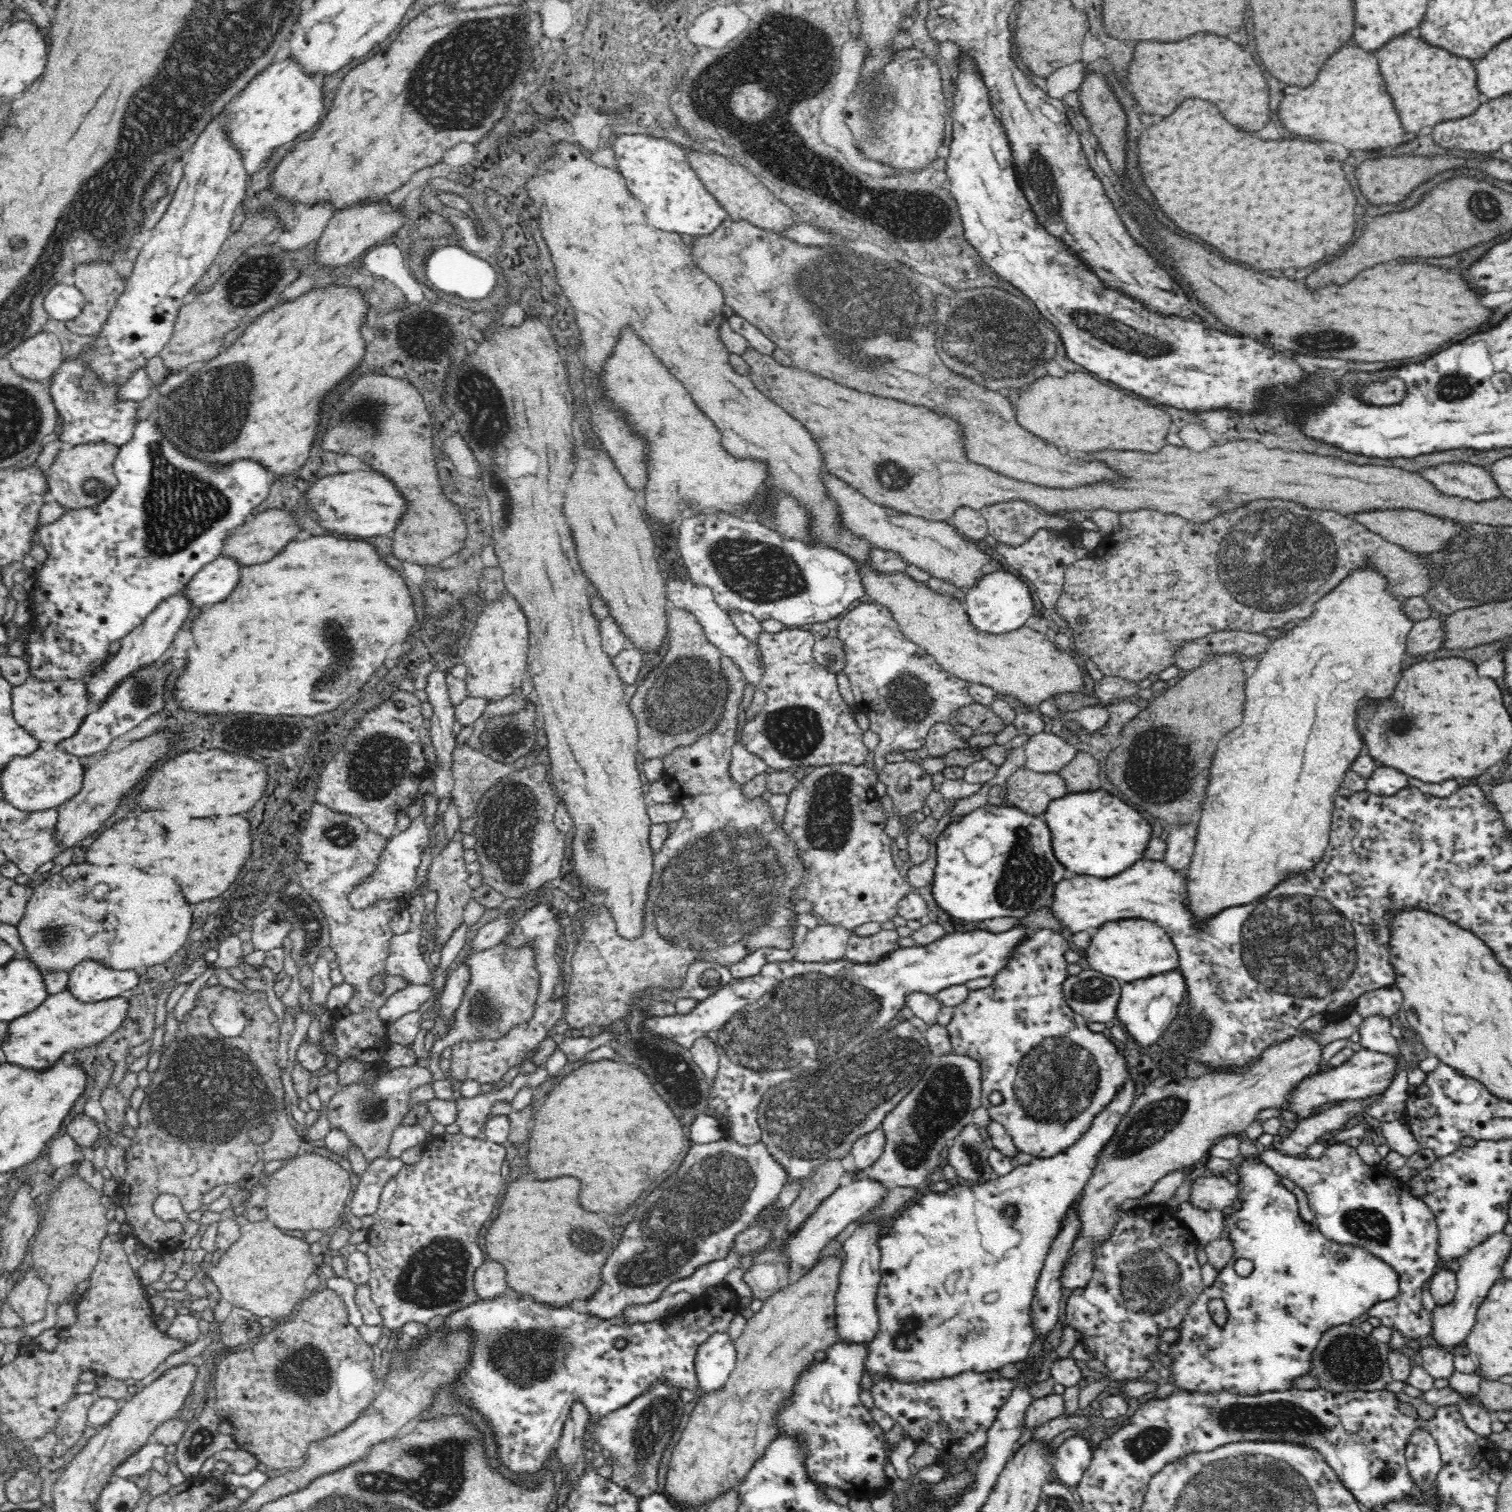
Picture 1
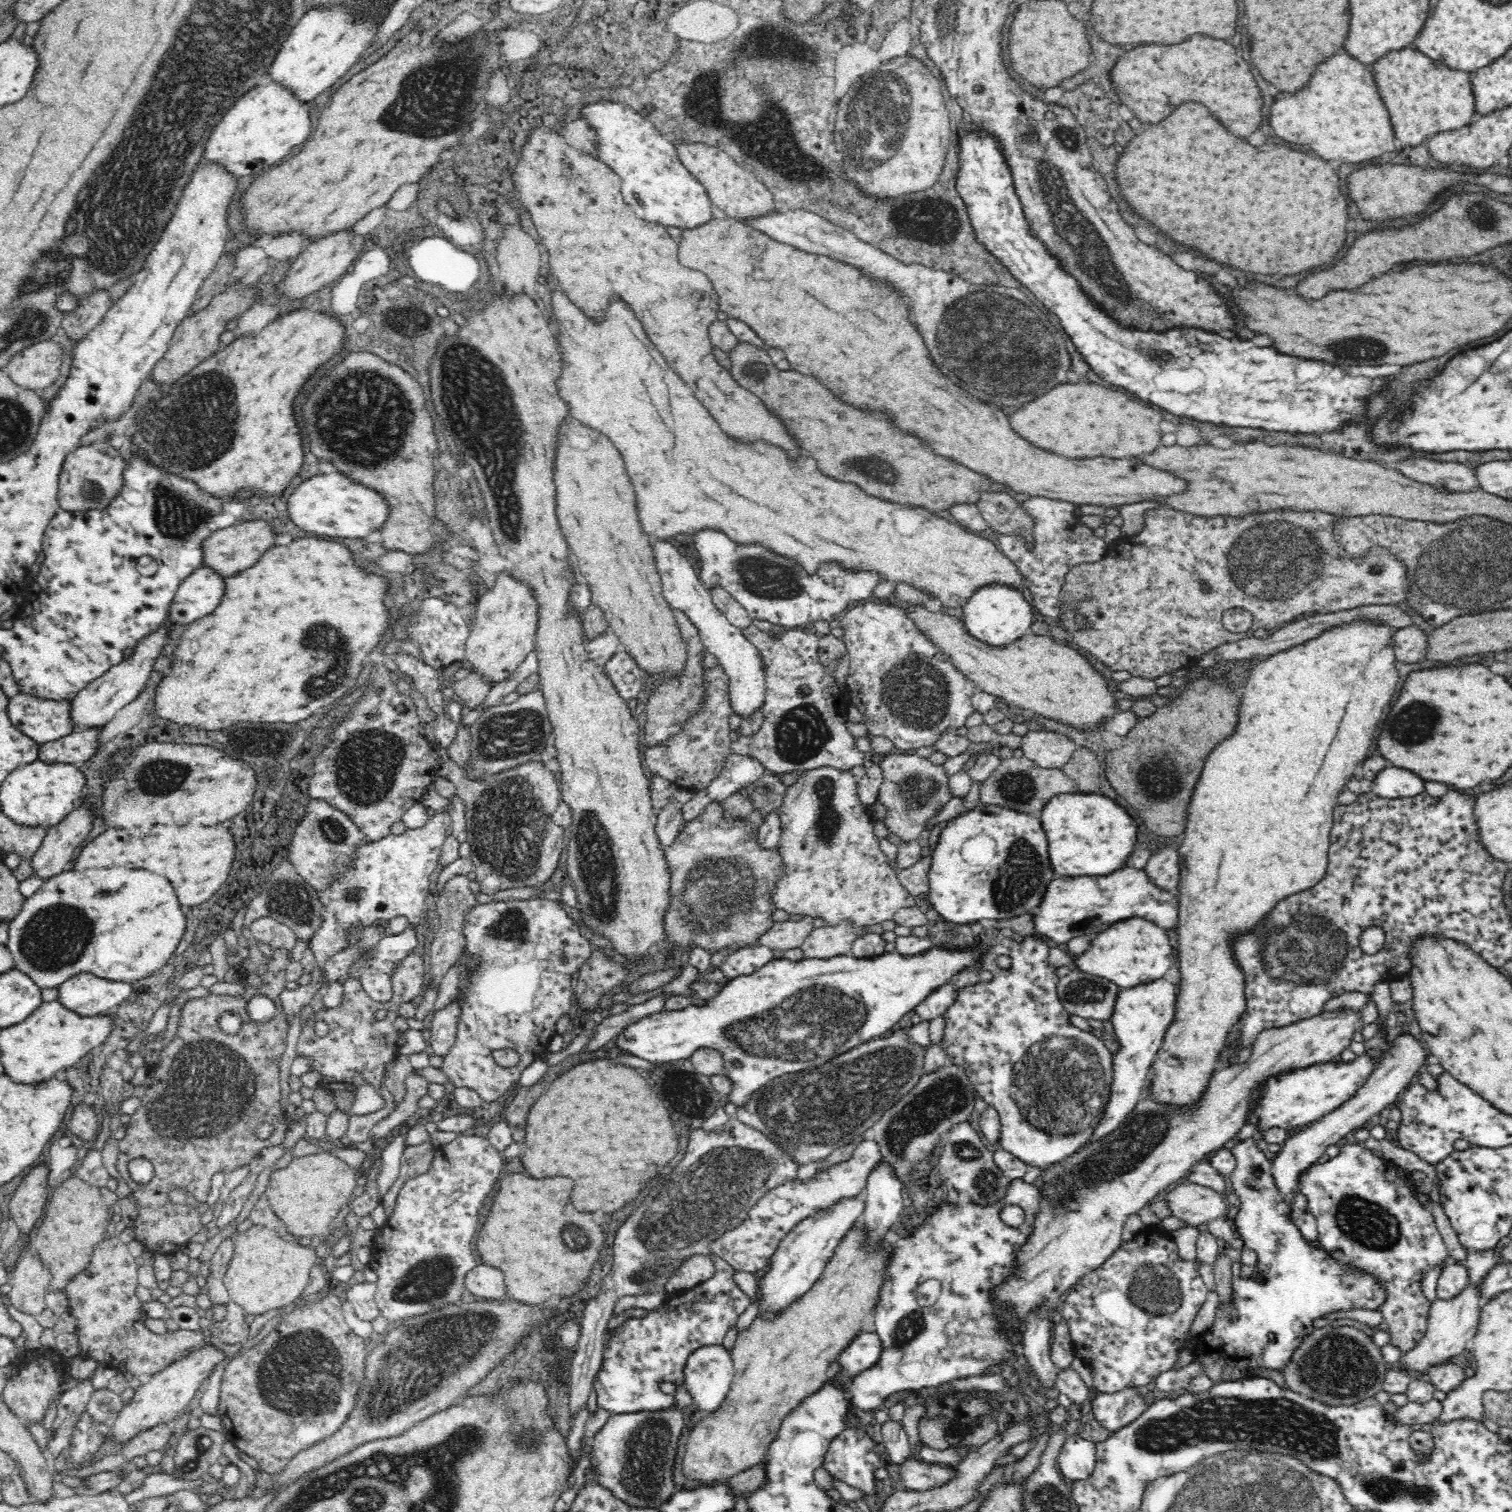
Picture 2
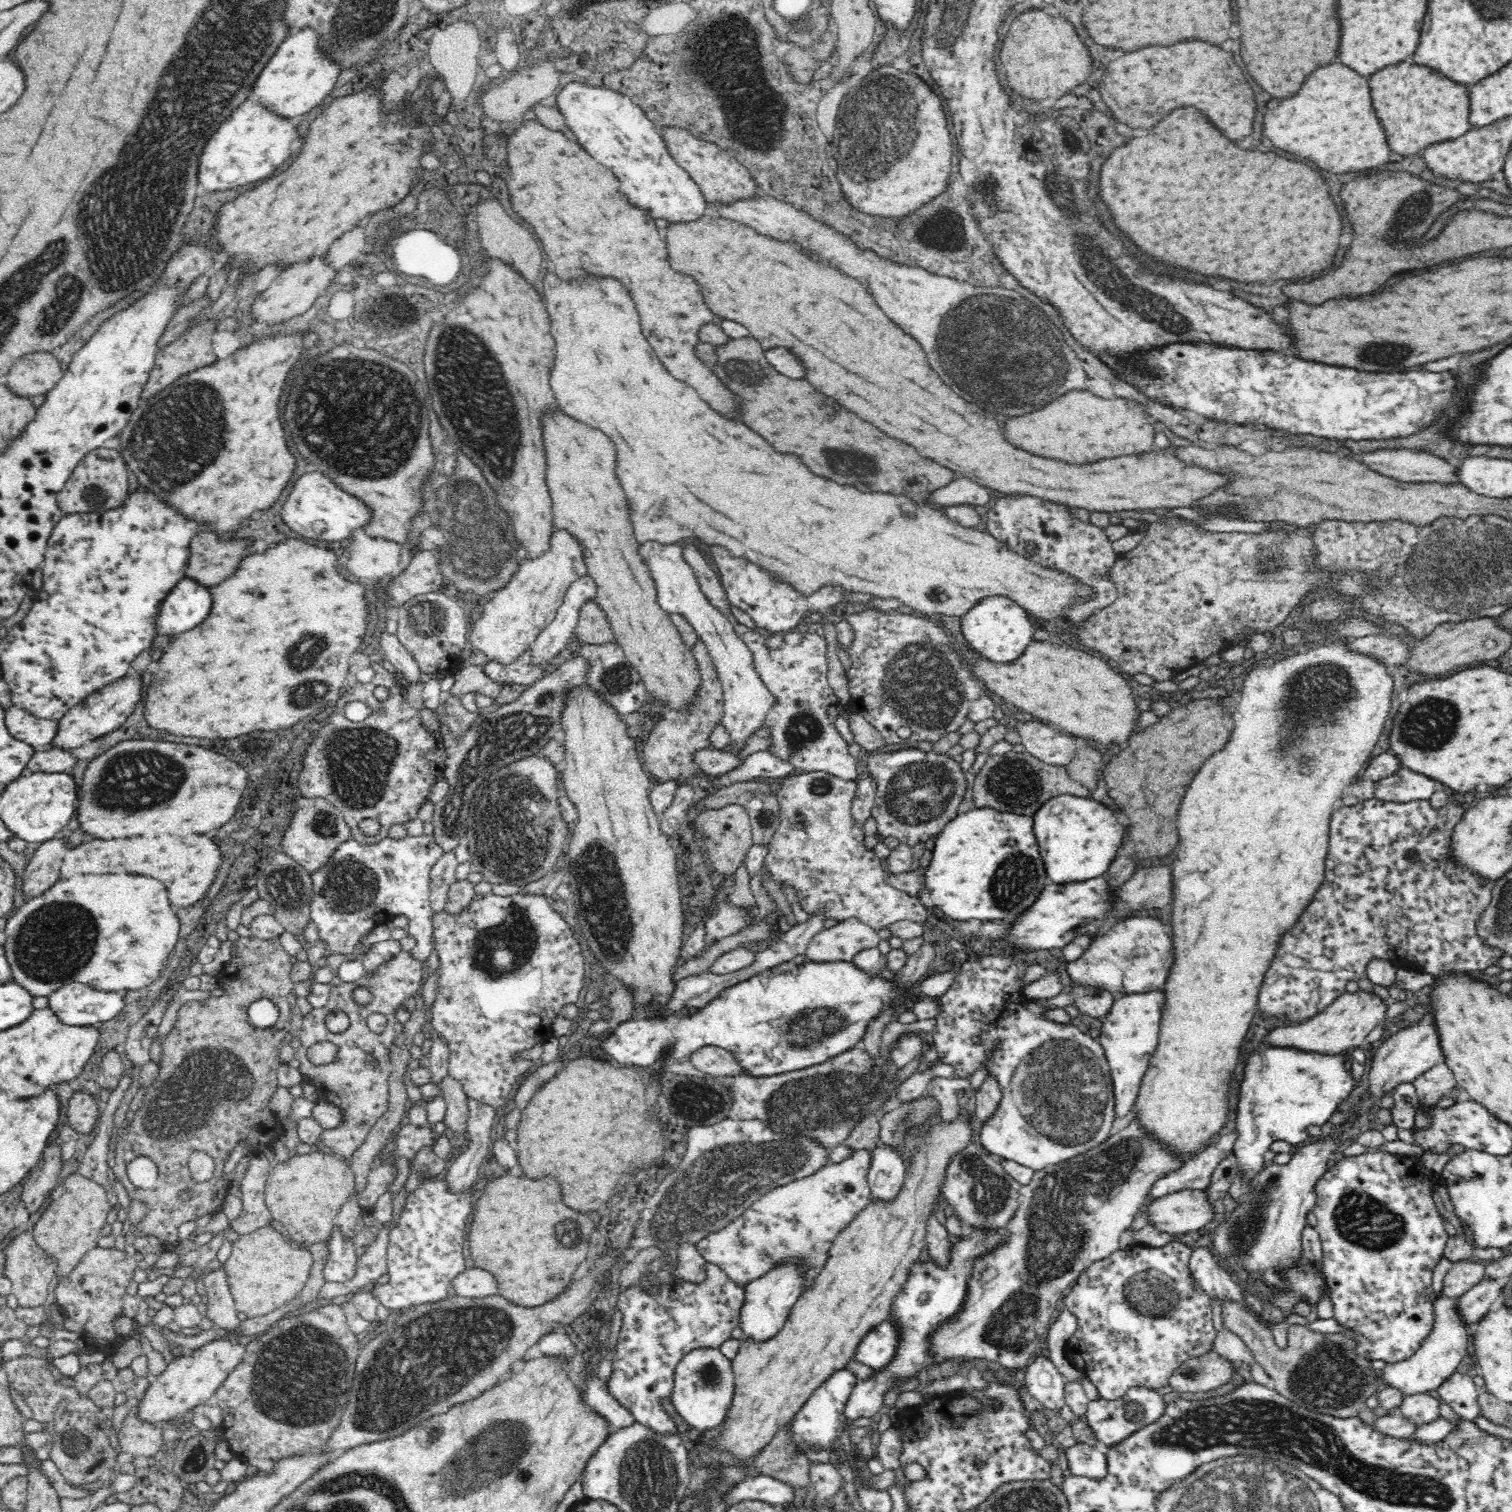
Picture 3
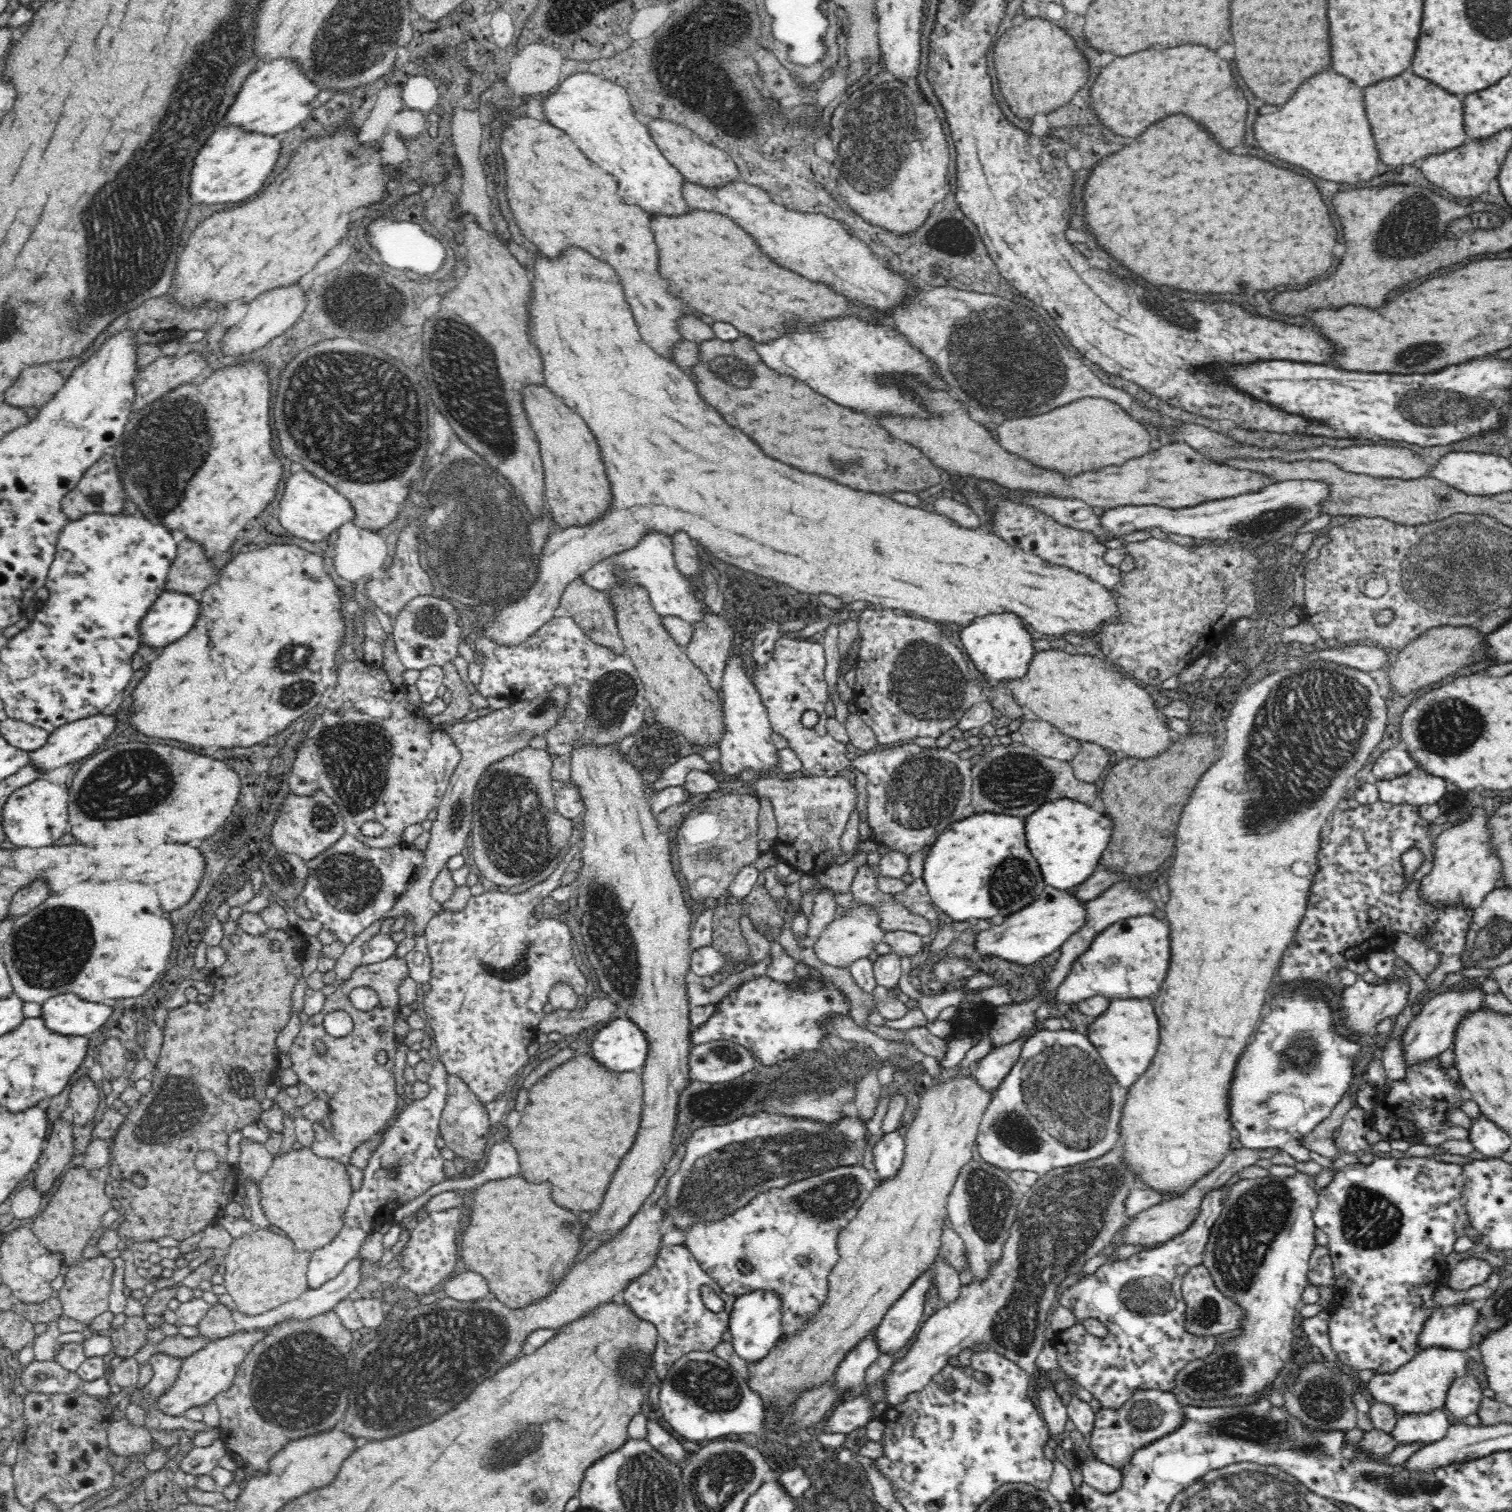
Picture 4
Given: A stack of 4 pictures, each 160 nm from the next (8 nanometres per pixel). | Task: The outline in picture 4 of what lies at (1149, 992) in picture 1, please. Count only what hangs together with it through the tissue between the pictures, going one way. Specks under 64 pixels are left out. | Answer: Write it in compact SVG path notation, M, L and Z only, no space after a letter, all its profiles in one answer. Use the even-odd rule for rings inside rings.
M1112 1000L1108 1012L1090 1024L1086 1036L1102 1055L1107 1069L1113 1074L1119 1087L1127 1094L1136 1080L1146 1072L1159 1048L1158 1018L1152 1000ZM860 1394L852 1400L839 1402L833 1407L822 1432L847 1434L863 1428L874 1419L874 1404L870 1396Z

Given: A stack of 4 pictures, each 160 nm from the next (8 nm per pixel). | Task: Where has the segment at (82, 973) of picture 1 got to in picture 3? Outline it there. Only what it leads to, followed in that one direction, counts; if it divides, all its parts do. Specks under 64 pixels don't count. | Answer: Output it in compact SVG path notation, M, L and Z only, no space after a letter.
M80 982L64 984L48 996L49 1008L65 1024L92 1026L108 1021L124 1009L123 992L105 992Z

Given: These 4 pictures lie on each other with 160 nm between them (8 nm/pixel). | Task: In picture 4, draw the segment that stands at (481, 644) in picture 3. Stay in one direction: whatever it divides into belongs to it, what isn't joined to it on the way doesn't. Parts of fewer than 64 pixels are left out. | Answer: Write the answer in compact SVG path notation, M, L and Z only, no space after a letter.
M584 250L568 252L564 260L548 260L548 258L538 258L538 280L534 280L534 300L532 300L532 312L536 312L536 336L540 336L540 348L544 348L544 378L546 386L558 396L568 408L572 408L576 414L580 414L588 426L596 432L596 438L600 440L600 448L604 452L604 466L608 473L608 480L611 482L613 497L612 509L594 525L588 527L569 527L560 529L548 537L544 542L536 562L534 562L534 578L532 584L524 591L517 593L512 600L506 600L504 604L498 604L498 608L489 618L484 621L484 637L490 639L490 643L508 649L520 647L526 640L530 639L541 627L554 618L556 608L561 606L560 600L564 592L571 583L580 579L592 566L599 564L610 556L620 552L630 550L641 544L645 537L658 533L670 538L678 532L686 532L694 540L702 540L700 544L712 550L714 556L718 556L724 562L730 562L742 570L748 570L752 574L758 574L762 578L768 578L772 582L786 584L794 588L798 594L810 594L818 596L819 594L833 594L841 599L842 607L839 609L840 624L850 619L849 605L857 600L871 602L874 605L882 605L884 608L895 609L902 613L904 610L910 610L914 614L932 618L932 620L952 620L958 624L968 624L972 616L980 616L980 612L992 612L992 608L1012 608L1012 612L1020 612L1024 616L1022 620L1032 624L1036 630L1042 634L1064 634L1068 630L1092 630L1096 624L1105 623L1112 620L1115 616L1116 603L1114 593L1110 593L1100 586L1097 582L1092 582L1088 576L1080 572L1072 571L1068 568L1048 563L1032 554L1031 552L1013 547L1000 536L989 532L986 527L978 529L963 528L957 522L952 521L948 516L938 512L926 512L922 508L906 506L902 502L896 502L890 496L881 494L870 494L870 492L858 492L846 486L840 486L832 480L824 480L822 476L816 474L804 474L788 464L782 464L780 460L774 460L762 452L762 448L744 432L740 432L736 426L730 426L716 408L712 408L708 402L702 400L696 382L688 380L684 372L680 372L680 367L676 368L674 364L668 364L660 360L658 354L648 348L648 344L640 338L636 320L632 316L630 304L626 302L624 288L620 286L620 278L616 272L598 260L592 260Z

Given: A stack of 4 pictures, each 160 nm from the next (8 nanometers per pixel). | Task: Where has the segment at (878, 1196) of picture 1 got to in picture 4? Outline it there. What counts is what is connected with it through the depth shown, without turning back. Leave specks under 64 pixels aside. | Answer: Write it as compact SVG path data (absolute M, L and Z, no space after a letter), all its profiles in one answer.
M756 1289L737 1296L729 1320L731 1343L738 1356L746 1362L758 1360L772 1350L773 1344L783 1336L782 1299L780 1293L770 1289Z

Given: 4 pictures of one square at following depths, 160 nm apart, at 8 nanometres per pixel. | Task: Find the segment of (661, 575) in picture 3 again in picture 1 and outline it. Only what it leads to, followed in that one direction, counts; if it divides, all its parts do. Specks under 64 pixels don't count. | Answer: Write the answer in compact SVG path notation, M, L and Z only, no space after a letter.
M671 576L666 581L665 592L667 598L672 601L675 608L688 611L694 615L700 621L700 624L704 627L704 632L712 644L716 645L723 656L732 658L742 669L746 682L750 682L754 686L758 686L764 674L764 665L762 665L761 653L758 648L758 644L750 642L734 625L734 621L731 619L727 612L724 612L719 604L715 601L713 592L708 587L696 587L692 585L690 580L682 580Z

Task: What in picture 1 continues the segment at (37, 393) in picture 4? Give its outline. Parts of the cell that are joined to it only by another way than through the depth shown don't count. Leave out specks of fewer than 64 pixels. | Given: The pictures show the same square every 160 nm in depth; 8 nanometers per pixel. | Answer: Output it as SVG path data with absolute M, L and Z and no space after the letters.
M45 329L25 337L6 357L16 373L46 383L61 363L62 345L56 332Z

